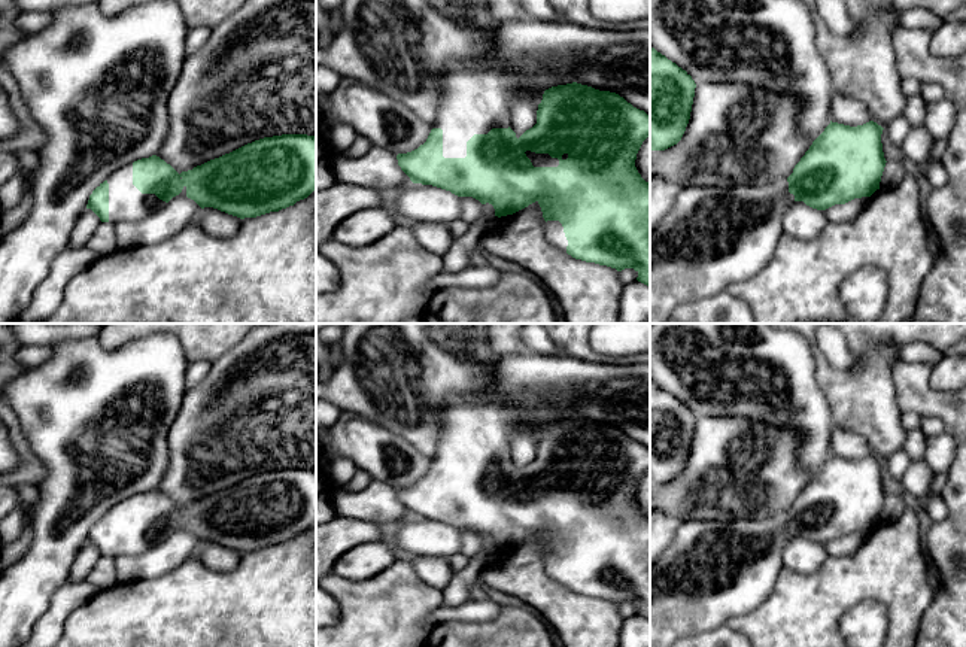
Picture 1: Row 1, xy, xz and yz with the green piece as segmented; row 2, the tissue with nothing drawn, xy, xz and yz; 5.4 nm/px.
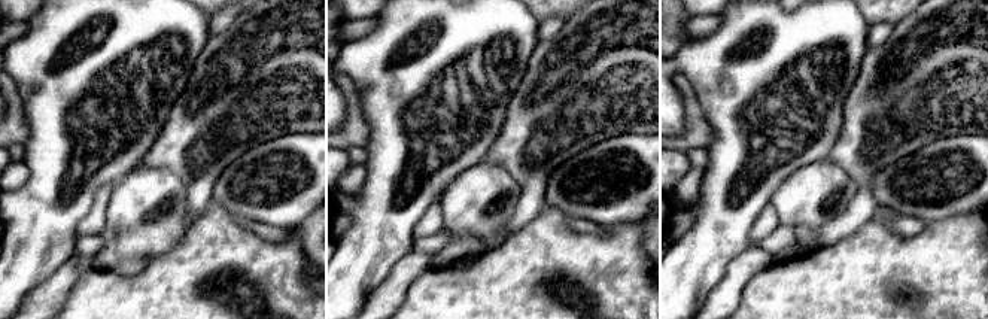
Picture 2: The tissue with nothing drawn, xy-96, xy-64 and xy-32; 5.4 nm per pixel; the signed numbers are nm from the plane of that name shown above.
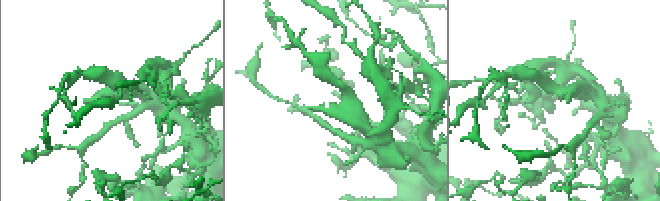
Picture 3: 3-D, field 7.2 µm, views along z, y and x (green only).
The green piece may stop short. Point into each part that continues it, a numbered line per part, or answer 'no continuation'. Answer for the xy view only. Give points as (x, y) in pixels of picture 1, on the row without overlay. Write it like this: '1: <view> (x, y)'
1: xy (127, 537)

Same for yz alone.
1: yz (713, 571)

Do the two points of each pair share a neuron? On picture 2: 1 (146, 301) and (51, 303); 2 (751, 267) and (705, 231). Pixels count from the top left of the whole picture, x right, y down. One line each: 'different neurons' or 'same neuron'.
1: different neurons
2: different neurons

